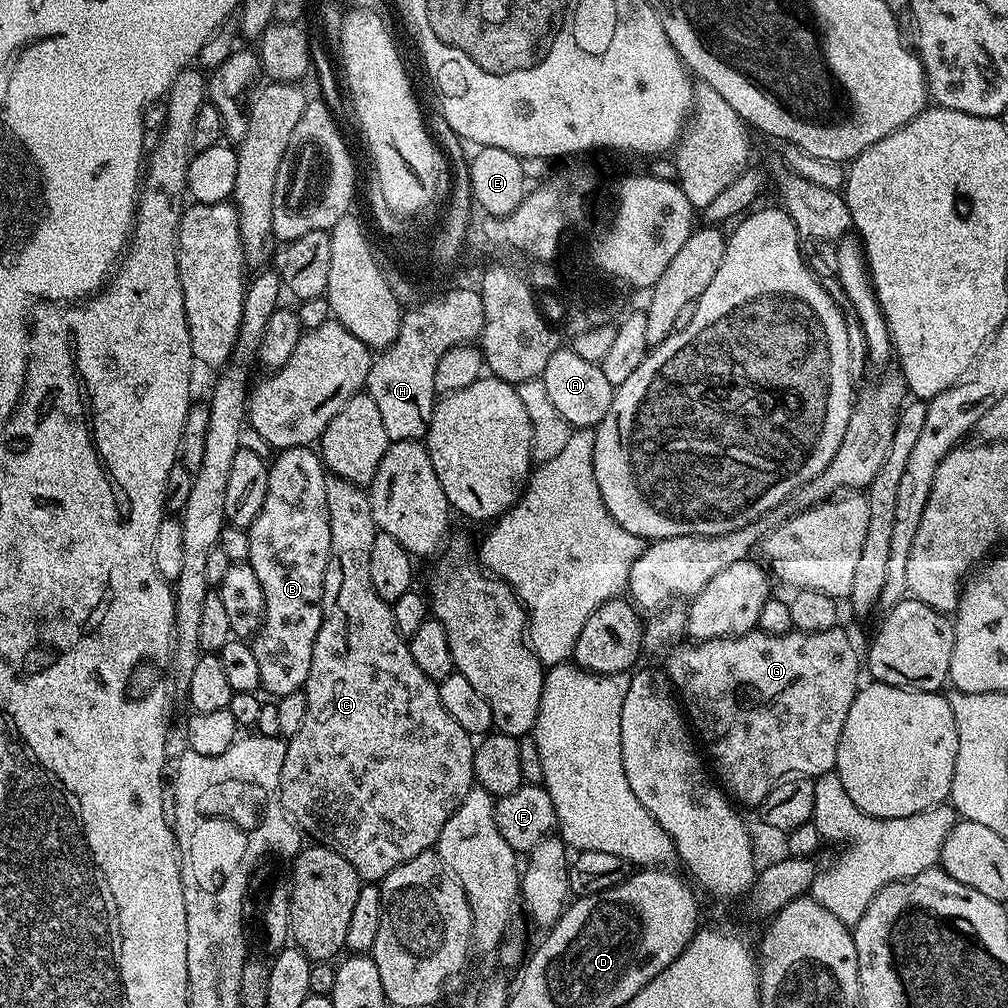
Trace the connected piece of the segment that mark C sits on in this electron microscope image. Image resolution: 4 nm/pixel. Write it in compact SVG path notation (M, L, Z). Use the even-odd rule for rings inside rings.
M335 474L326 475L326 510L330 510L330 558L326 562L326 578L324 579L324 597L322 598L322 622L318 626L318 638L314 638L314 654L310 658L310 674L306 678L302 691L306 694L306 718L299 728L298 734L294 734L287 741L288 749L286 750L286 762L282 766L282 778L280 779L280 801L282 806L287 810L289 816L292 817L293 824L300 829L301 833L313 836L313 841L319 842L325 848L332 848L338 854L342 854L342 858L346 858L346 862L350 862L350 866L354 866L354 870L360 875L361 881L379 882L384 879L386 874L390 874L390 870L394 870L398 866L402 866L402 862L410 862L410 858L414 858L418 854L435 849L436 839L442 834L442 826L446 826L446 822L450 818L450 814L454 814L454 810L464 801L466 794L474 786L472 775L474 774L474 737L466 730L462 730L462 726L458 726L458 722L454 722L454 718L450 718L450 714L446 714L446 706L442 706L442 698L440 697L440 689L437 681L431 680L426 674L422 674L418 662L414 662L414 654L410 654L407 639L398 634L398 626L394 626L394 614L392 613L391 603L382 598L378 598L378 590L374 590L374 581L370 579L370 549L374 546L374 538L378 531L374 522L374 510L372 509L371 495L361 485L352 484L344 479L343 476Z

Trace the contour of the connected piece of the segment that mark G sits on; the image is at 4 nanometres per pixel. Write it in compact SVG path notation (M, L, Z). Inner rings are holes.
M837 626L821 632L797 632L793 630L777 636L753 630L741 636L734 636L730 640L680 642L667 653L668 668L666 667L666 675L668 683L672 685L691 727L702 745L703 751L706 753L707 759L709 761L712 759L716 763L715 779L737 805L753 804L753 806L759 806L763 804L766 794L770 794L770 790L775 784L780 783L781 780L789 776L815 778L824 776L827 772L835 769L838 738L842 734L842 726L846 726L846 714L850 714L850 702L854 702L857 691L862 684L862 679L860 680L860 672L862 676L861 653L860 656L856 653L851 638L842 629L843 627Z

